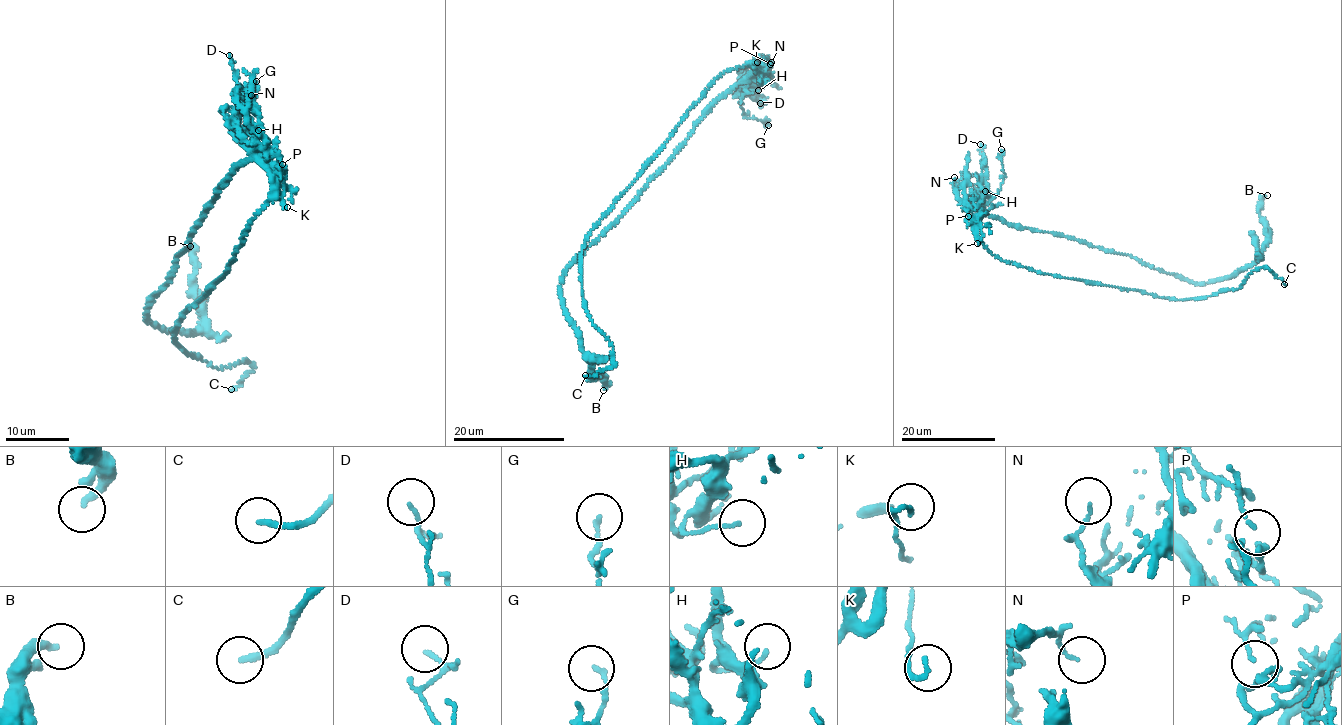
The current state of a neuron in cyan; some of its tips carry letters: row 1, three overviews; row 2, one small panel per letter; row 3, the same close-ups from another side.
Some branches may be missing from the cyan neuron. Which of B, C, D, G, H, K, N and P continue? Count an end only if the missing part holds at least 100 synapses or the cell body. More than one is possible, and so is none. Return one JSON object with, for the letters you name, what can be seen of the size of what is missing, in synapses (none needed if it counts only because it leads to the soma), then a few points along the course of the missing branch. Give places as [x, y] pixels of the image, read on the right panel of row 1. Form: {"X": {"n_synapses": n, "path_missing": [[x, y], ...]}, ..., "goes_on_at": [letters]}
{"C": {"path_missing": [[1284, 284], [1291, 289], [1288, 297], [1291, 297]]}, "goes_on_at": ["C"]}

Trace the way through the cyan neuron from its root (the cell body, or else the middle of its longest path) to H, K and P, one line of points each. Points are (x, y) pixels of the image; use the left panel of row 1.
H: (257, 162), (257, 156), (251, 151), (254, 139), (248, 135), (256, 134), (258, 130)
K: (257, 162), (279, 179), (284, 190), (282, 206), (287, 207)
P: (257, 162), (257, 150), (267, 146), (282, 164)

